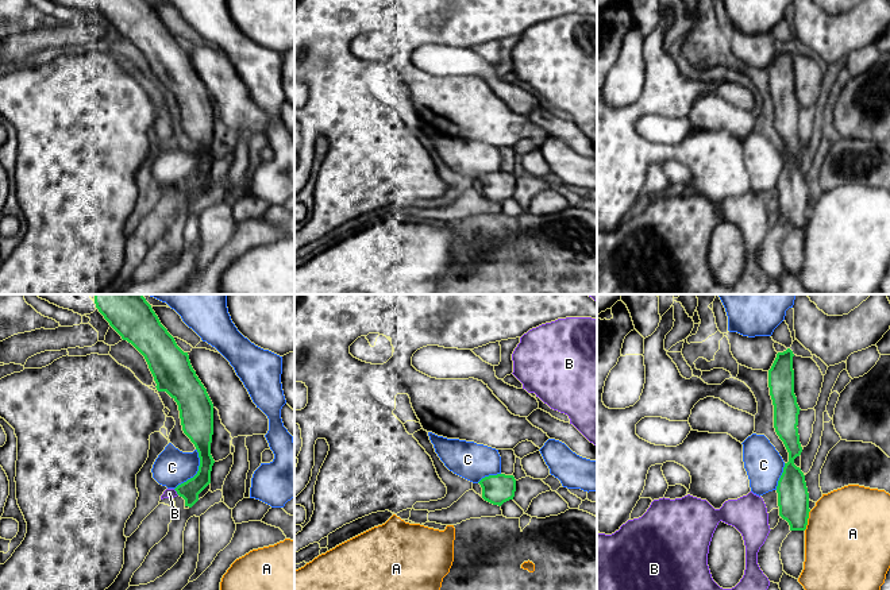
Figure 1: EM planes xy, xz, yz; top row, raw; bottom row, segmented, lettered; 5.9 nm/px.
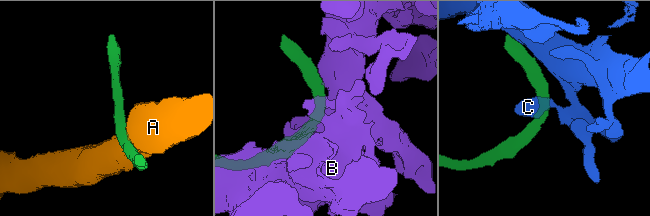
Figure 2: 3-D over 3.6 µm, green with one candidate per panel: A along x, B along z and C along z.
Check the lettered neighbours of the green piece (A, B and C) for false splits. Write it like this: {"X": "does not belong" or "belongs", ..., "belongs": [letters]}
{"A": "does not belong", "B": "does not belong", "C": "does not belong", "belongs": []}

